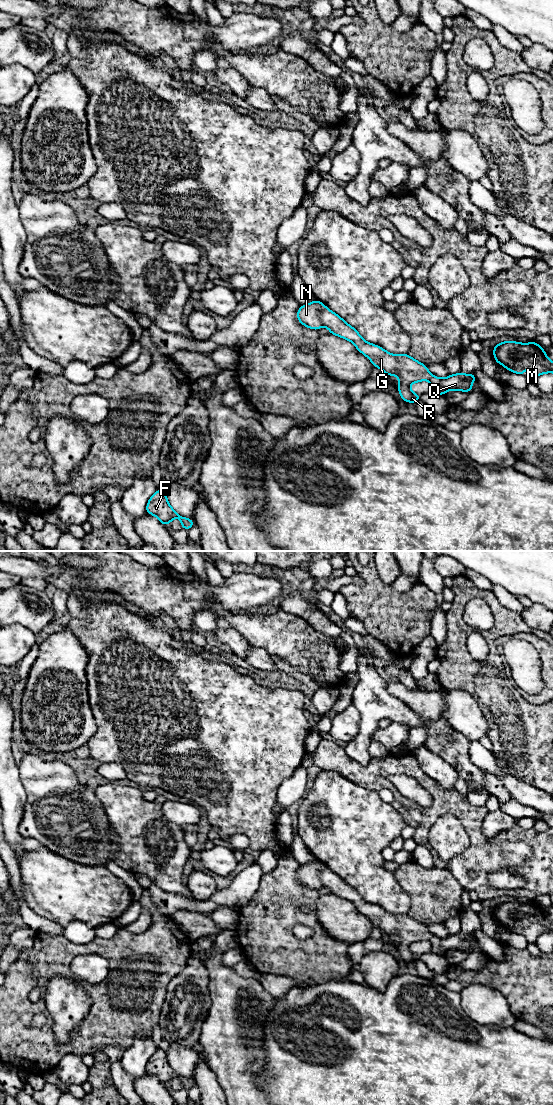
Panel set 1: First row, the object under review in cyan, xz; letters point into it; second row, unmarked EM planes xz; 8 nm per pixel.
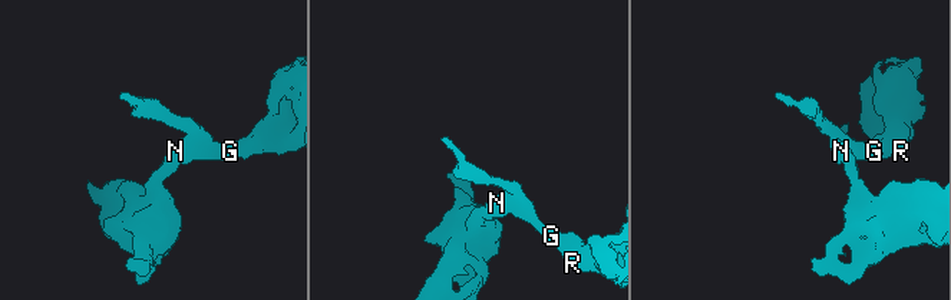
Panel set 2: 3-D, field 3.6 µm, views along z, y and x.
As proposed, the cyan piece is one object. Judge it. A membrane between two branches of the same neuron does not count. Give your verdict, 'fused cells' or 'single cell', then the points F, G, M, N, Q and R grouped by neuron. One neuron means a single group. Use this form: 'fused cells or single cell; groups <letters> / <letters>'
fused cells; groups F N / G M Q R

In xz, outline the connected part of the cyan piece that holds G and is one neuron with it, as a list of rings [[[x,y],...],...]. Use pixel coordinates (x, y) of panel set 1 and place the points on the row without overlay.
[[[325,865],[319,870],[319,875],[322,886],[327,887],[330,894],[352,902],[358,911],[364,914],[375,927],[381,929],[388,936],[396,935],[398,937],[399,945],[397,949],[405,962],[415,963],[420,960],[420,955],[413,953],[410,950],[410,945],[423,940],[431,943],[430,952],[439,955],[444,955],[449,950],[464,952],[473,950],[471,944],[477,941],[475,934],[459,932],[443,939],[438,938],[428,931],[426,925],[408,914],[394,915],[378,905],[366,902],[355,888]]]

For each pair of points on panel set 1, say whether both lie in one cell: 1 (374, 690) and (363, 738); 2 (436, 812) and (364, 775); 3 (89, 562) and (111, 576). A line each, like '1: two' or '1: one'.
1: one
2: one
3: two

